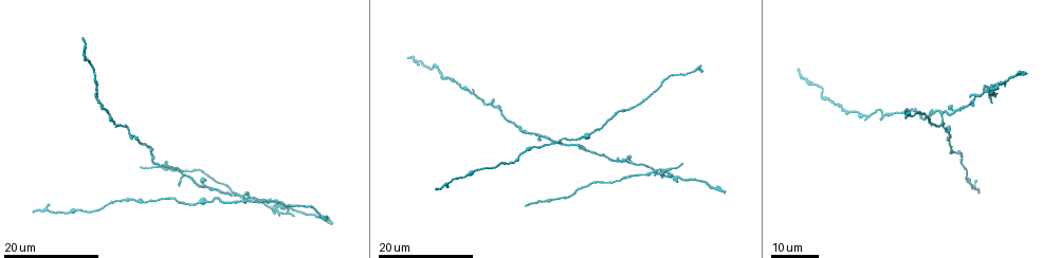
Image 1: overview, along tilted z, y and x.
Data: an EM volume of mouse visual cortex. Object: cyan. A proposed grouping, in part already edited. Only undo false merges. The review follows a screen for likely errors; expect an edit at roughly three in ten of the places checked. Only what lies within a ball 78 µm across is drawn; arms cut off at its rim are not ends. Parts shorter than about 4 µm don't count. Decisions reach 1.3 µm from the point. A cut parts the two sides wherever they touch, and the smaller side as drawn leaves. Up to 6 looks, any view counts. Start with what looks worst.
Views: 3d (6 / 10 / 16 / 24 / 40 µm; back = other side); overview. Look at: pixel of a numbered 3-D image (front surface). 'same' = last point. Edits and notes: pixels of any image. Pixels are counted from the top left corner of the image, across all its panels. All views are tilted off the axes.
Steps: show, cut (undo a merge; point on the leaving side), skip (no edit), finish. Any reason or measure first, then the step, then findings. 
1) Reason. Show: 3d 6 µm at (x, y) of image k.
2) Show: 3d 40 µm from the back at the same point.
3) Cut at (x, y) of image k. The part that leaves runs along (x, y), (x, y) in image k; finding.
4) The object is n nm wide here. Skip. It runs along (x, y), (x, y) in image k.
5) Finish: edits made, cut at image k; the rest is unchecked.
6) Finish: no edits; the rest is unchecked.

Looks like a crossing. Show: 3d 24 µm at (277, 206) of image 1.

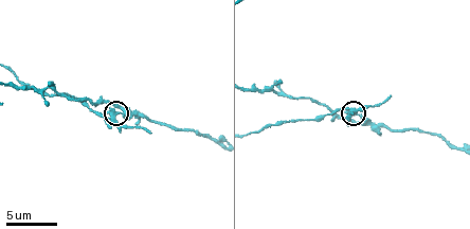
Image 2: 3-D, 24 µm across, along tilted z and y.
Zoom in. Show: 3d 6 µm at (116, 115) of image 2.

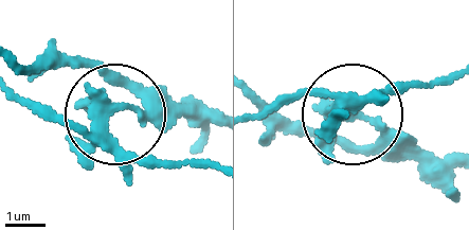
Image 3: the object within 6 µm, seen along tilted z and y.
The side arm is 14 µm long. Cut at (93, 152) of image 3. The part that leaves runs along (139, 113), (115, 110), (78, 127), (15, 101) in image 3; a second cell is stuck on.

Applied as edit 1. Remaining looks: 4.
Three-way junction. Show: 3d 16 µm at (184, 173) of image 1.

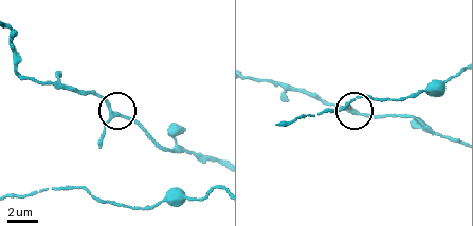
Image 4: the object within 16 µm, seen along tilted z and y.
Show: 3d 10 µm at (109, 112) of image 4.

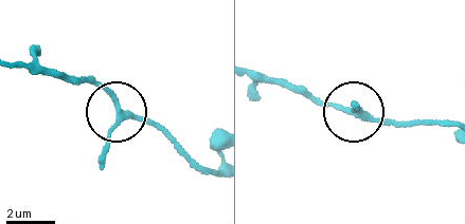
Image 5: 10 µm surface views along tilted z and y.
Show: 3d 6 µm at (118, 112) of image 5.

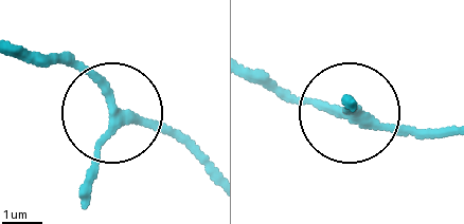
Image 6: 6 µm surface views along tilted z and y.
3 arms meet here. Skip. It runs along (209, 171), (172, 135), (109, 118), (92, 201) in image 6; all the same cell.

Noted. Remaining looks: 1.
Four-way junction. Show: 3d 16 µm at (275, 93) of image 2.

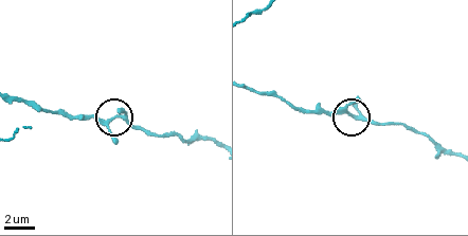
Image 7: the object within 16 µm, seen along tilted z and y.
4 arms meet here. Skip. It runs along (13, 96), (73, 115), (124, 116), (137, 128), (146, 129) in image 7; all the same cell.

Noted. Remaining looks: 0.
Finish: edits made, cut at image 3; the rest is unchecked.

